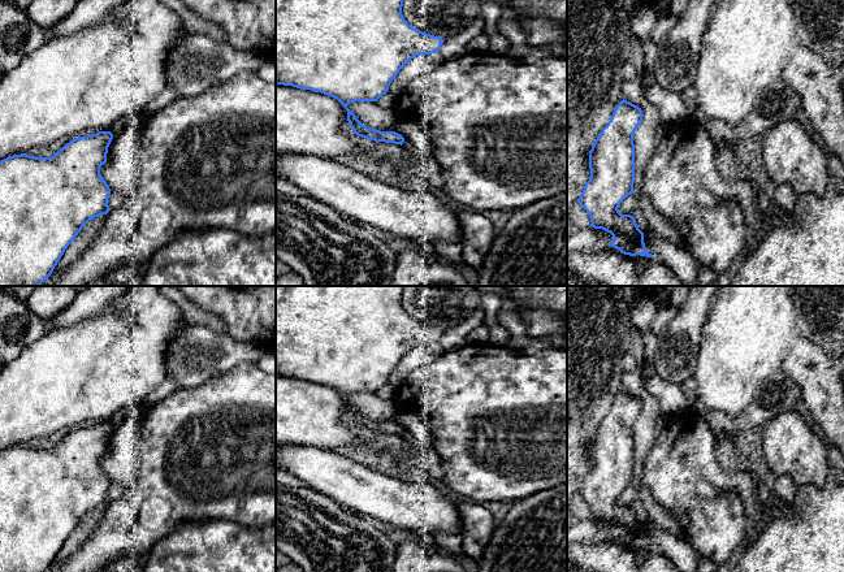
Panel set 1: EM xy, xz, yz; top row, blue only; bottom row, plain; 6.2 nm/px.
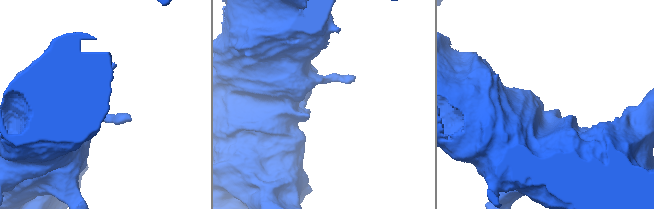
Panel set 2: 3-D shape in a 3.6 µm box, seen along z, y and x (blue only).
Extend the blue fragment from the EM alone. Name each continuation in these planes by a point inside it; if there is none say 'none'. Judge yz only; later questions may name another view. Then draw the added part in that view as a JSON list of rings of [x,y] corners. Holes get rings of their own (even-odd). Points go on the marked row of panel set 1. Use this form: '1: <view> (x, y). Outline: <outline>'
none

